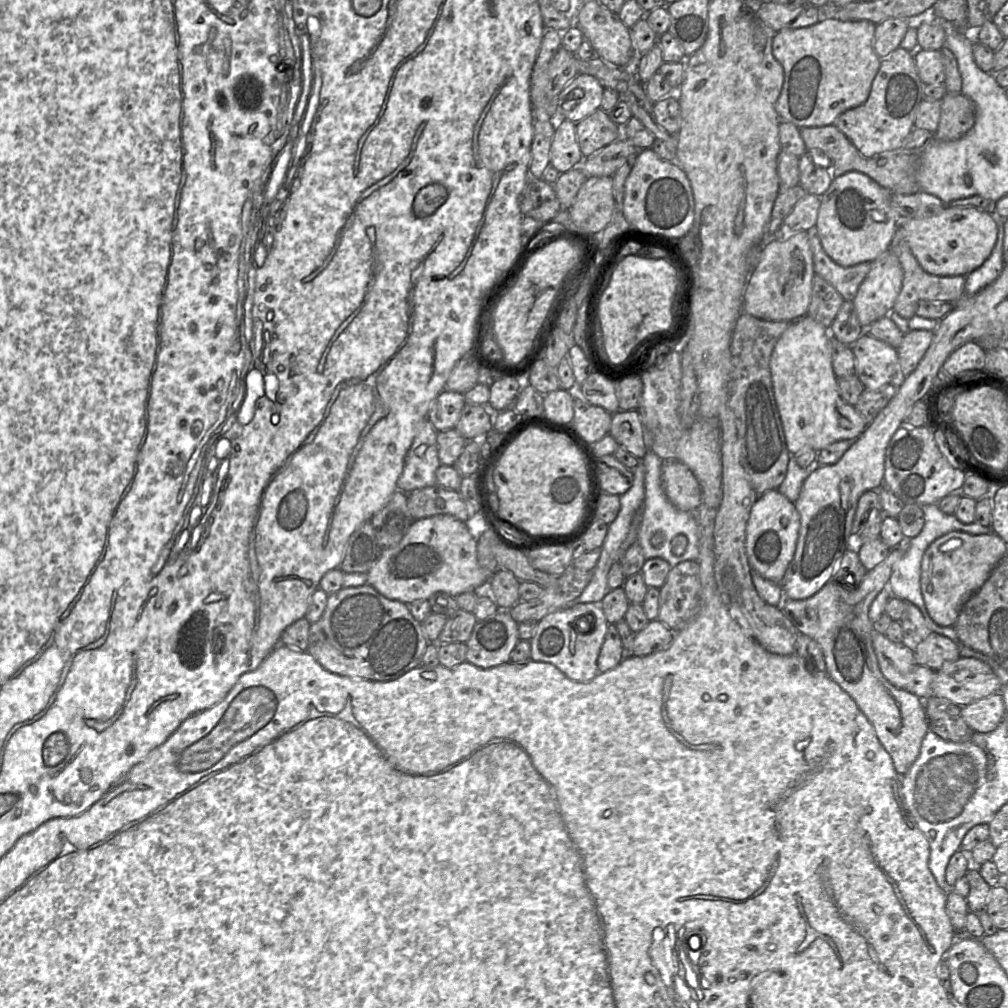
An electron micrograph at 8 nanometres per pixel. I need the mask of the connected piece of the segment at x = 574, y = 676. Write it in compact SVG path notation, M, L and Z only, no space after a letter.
M592 602L551 612L537 622L535 634L529 640L531 659L553 664L573 681L591 681L598 674L597 660L608 624L601 605Z

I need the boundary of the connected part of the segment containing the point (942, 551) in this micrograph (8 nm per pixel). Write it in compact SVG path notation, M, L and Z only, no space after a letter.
M952 531L926 549L921 564L921 591L929 615L940 626L954 627L965 603L984 585L1007 554L1007 543L992 532L972 535Z

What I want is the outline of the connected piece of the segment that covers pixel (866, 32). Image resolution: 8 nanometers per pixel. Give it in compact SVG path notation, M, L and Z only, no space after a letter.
M825 15L814 25L776 32L772 53L784 70L783 86L775 104L780 120L788 121L798 128L823 127L835 124L843 112L865 103L881 62L873 48L875 28L876 24L869 20L843 21Z

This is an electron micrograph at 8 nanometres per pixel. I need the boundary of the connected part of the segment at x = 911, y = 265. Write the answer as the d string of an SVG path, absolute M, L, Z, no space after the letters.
M898 226L889 250L898 258L903 270L903 283L893 311L905 319L916 315L918 303L922 300L955 302L965 293L965 276L937 276L927 273L919 264L904 238L904 230Z

